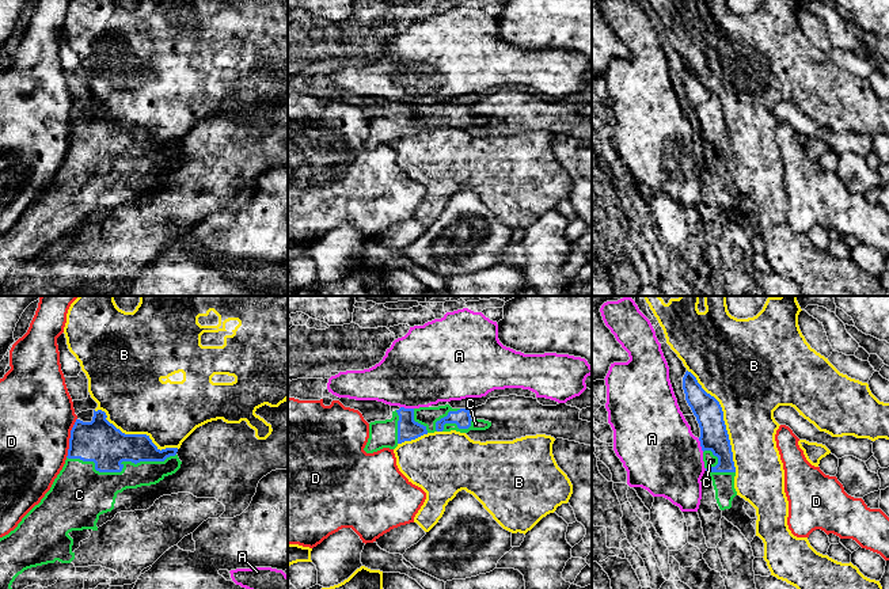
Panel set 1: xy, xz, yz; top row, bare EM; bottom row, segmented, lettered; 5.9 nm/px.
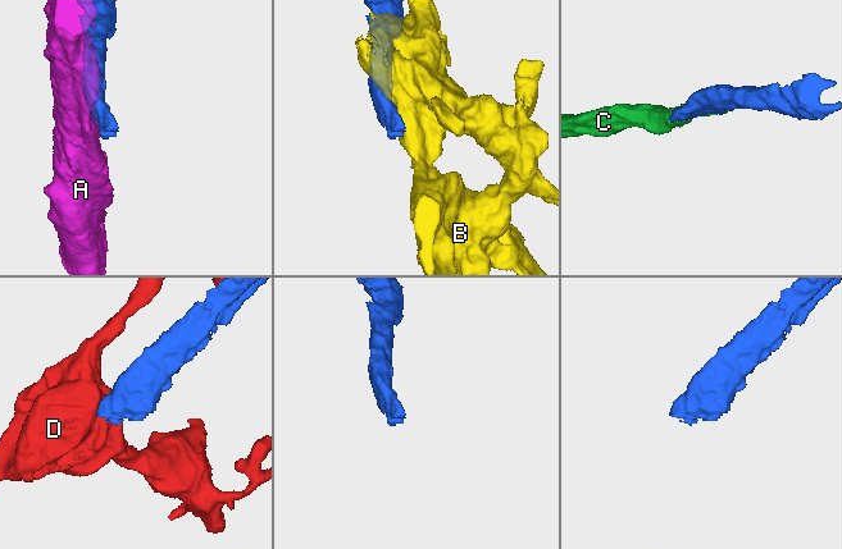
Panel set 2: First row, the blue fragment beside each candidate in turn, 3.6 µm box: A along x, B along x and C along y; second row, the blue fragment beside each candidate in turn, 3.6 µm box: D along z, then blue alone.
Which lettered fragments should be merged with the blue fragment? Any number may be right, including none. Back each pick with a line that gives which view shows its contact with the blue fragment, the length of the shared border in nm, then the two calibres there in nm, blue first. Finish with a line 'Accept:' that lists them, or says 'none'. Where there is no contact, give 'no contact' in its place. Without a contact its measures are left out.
C: contact in xy; length 650 nm; calibres 260 and 300 nm
Accept: C

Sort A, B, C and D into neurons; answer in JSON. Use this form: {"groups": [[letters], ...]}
{"groups": [["A"], ["B"], ["C"], ["D"]]}

